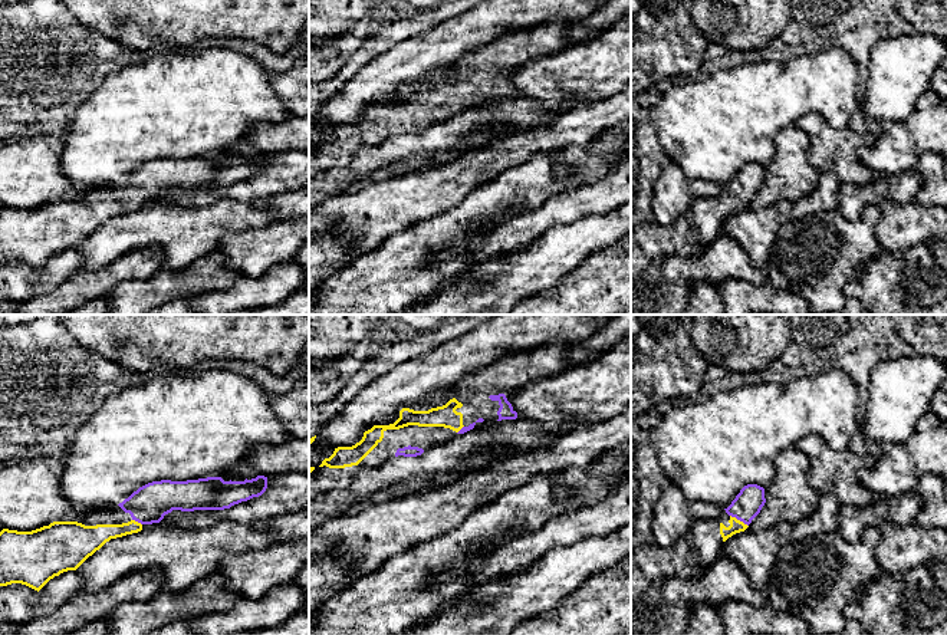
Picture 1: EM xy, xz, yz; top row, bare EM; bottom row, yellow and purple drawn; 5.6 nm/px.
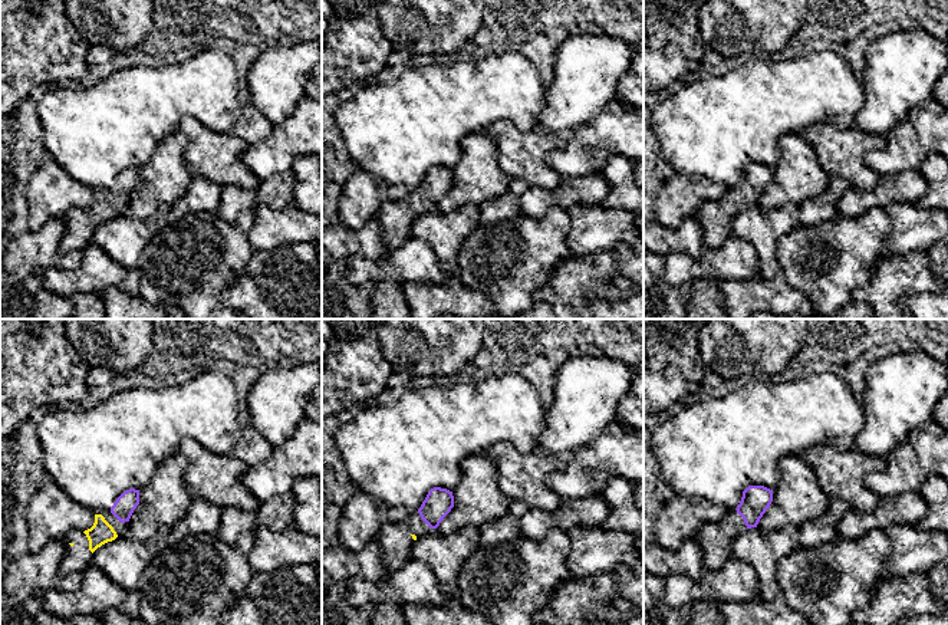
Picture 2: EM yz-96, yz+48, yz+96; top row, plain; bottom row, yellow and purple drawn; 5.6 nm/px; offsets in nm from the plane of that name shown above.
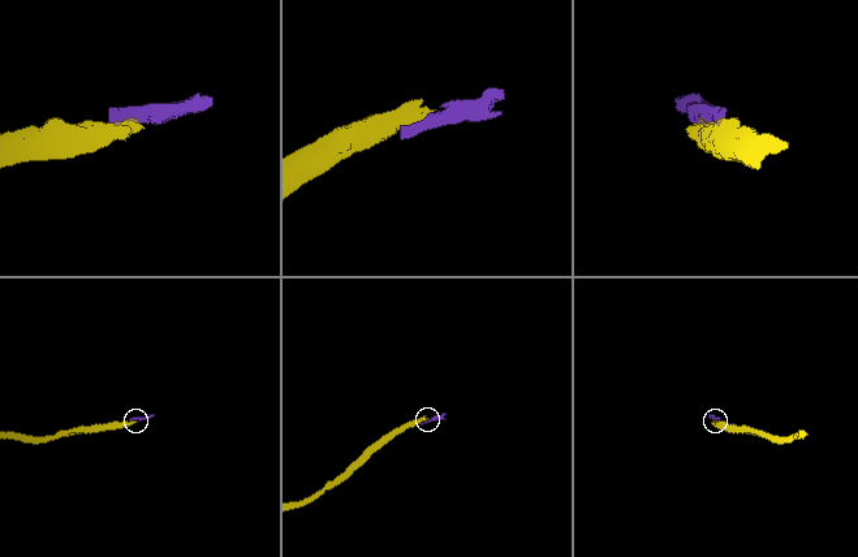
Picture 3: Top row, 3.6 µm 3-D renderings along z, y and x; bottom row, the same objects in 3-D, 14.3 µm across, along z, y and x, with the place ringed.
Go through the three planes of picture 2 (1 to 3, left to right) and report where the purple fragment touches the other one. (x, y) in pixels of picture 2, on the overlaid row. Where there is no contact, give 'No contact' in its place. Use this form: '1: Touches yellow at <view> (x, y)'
1: No contact
2: No contact
3: No contact

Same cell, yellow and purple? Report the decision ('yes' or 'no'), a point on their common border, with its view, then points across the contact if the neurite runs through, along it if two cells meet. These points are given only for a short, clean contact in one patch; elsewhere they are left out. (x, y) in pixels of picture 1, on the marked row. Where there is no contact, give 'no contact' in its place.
yes; contact yz (739, 520); way yz (736, 526), (739, 520), (746, 506)

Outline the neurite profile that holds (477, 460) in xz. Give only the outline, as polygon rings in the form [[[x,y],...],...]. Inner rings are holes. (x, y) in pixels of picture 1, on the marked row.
[[[494,444],[491,447],[484,448],[483,453],[468,454],[468,457],[458,464],[456,471],[460,474],[467,474],[470,471],[480,470],[487,464],[490,464],[496,453],[503,453],[503,451],[504,451],[503,445]]]

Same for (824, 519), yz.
[[[821,494],[816,510],[792,524],[792,539],[796,542],[822,533],[836,532],[841,503],[832,494]]]

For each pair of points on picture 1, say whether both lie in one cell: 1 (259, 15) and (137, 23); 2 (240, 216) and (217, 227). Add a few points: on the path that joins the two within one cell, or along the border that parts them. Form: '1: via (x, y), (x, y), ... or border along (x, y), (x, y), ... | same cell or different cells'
1: via (229, 15), (167, 15) | same cell
2: via (234, 216), (229, 216), (223, 221) | same cell

